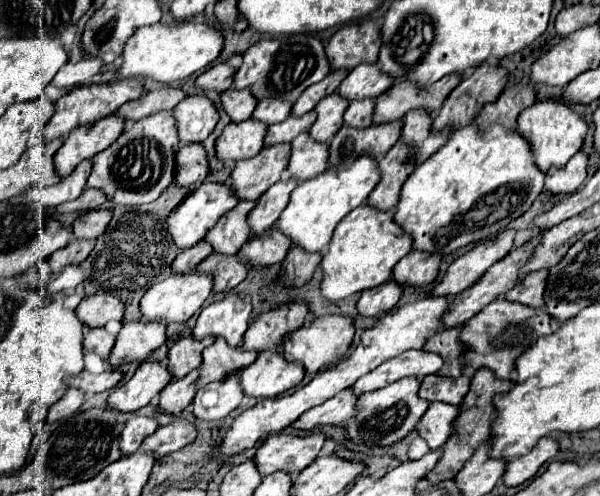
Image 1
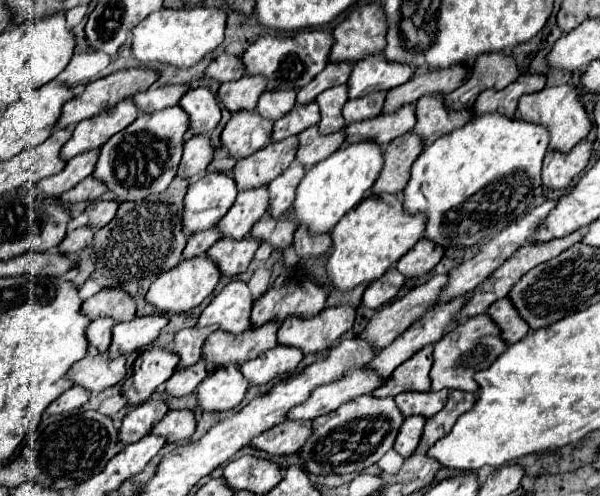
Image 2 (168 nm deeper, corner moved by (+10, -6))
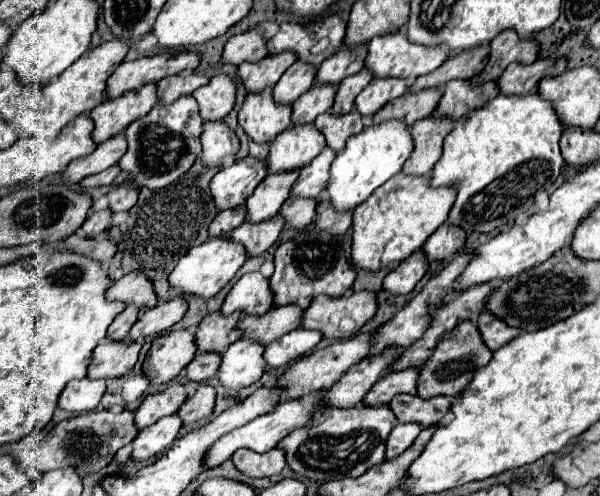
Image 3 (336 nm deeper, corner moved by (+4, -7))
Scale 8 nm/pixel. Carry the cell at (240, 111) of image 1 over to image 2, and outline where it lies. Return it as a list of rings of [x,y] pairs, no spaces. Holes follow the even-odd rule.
[[[243,75],[237,81],[221,83],[219,99],[231,113],[237,113],[241,109],[253,111],[265,87],[267,87],[267,81],[261,75]]]

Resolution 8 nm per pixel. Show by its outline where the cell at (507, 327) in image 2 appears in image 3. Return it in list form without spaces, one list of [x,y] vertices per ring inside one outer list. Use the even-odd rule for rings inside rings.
[[[481,312],[477,326],[481,330],[481,336],[483,336],[487,348],[493,352],[499,350],[503,344],[509,344],[515,336],[521,334],[519,328],[511,328],[511,326],[503,324],[503,320],[493,316],[491,312]]]

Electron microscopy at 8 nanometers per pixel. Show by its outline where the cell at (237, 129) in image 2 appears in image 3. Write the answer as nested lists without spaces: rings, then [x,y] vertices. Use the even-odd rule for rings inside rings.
[[[271,88],[259,94],[247,94],[239,110],[239,126],[255,144],[271,144],[277,134],[289,128],[289,118],[291,106],[277,106]]]

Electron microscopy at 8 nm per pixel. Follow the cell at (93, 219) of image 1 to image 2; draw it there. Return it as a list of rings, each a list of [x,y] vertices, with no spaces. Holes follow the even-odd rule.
[[[93,201],[93,203],[87,207],[89,225],[91,225],[93,229],[107,225],[107,223],[115,217],[117,209],[119,209],[119,201]]]

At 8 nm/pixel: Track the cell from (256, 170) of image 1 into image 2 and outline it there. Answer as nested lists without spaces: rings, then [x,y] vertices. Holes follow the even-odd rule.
[[[297,135],[269,143],[261,151],[237,161],[235,181],[239,191],[255,189],[259,185],[269,185],[277,175],[281,175],[293,161],[297,153]]]

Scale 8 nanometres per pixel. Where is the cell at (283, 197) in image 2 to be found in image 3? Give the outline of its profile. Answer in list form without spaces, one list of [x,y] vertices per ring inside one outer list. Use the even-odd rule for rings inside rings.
[[[325,148],[317,158],[311,160],[311,164],[303,166],[299,170],[299,178],[295,180],[295,184],[291,188],[291,194],[303,196],[303,198],[317,198],[327,184],[329,166],[331,166],[333,158],[335,158],[335,152]]]

